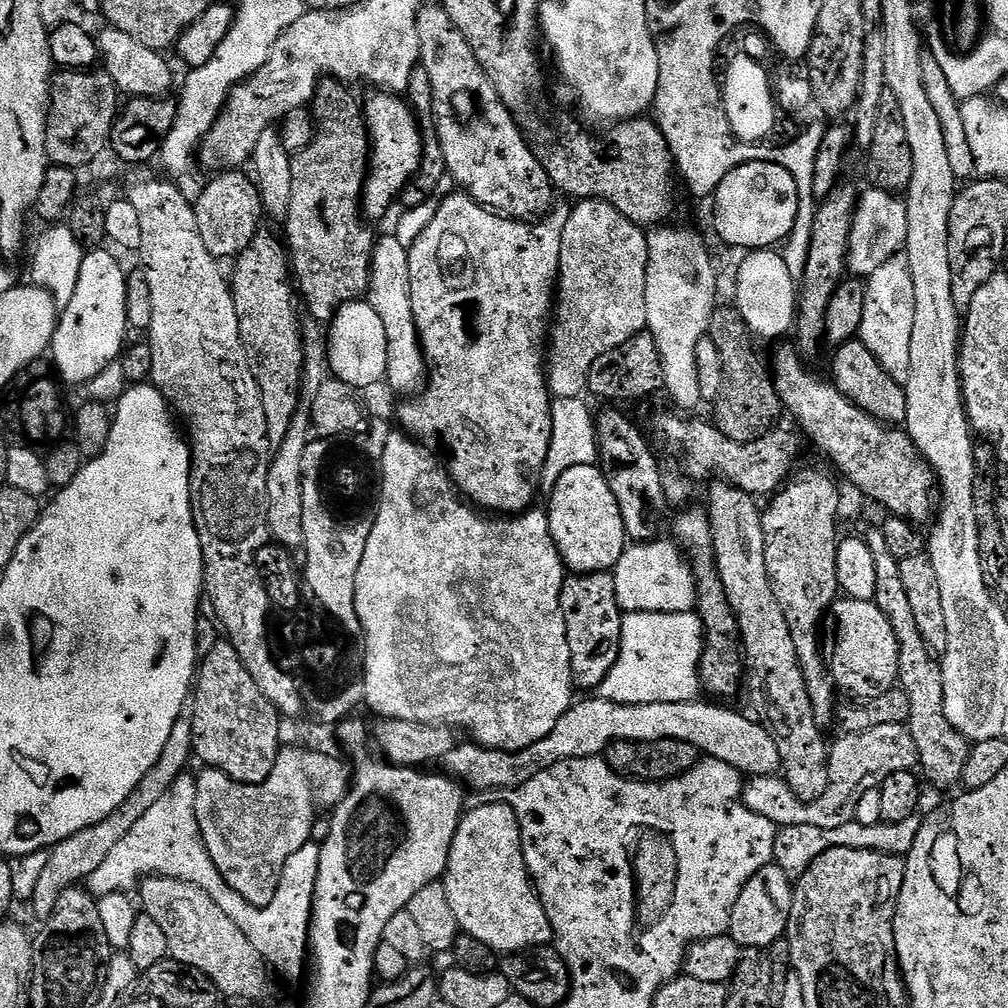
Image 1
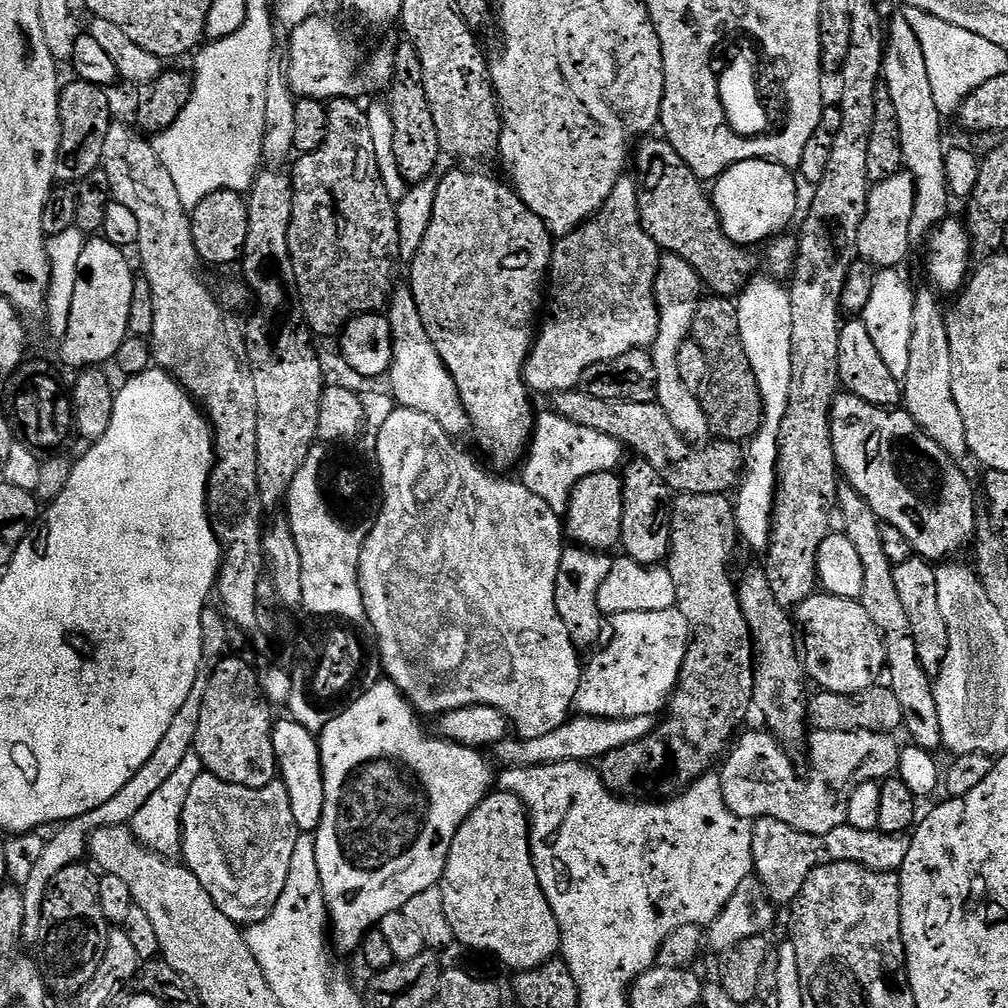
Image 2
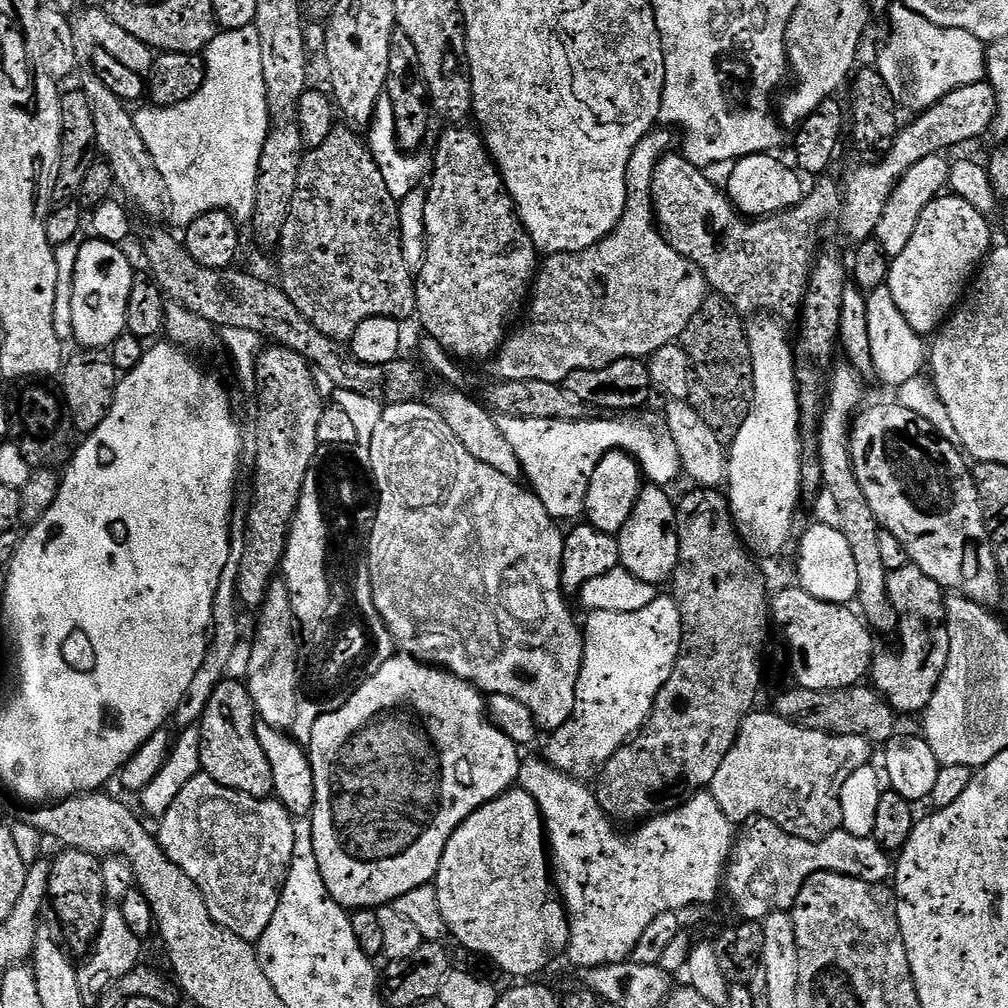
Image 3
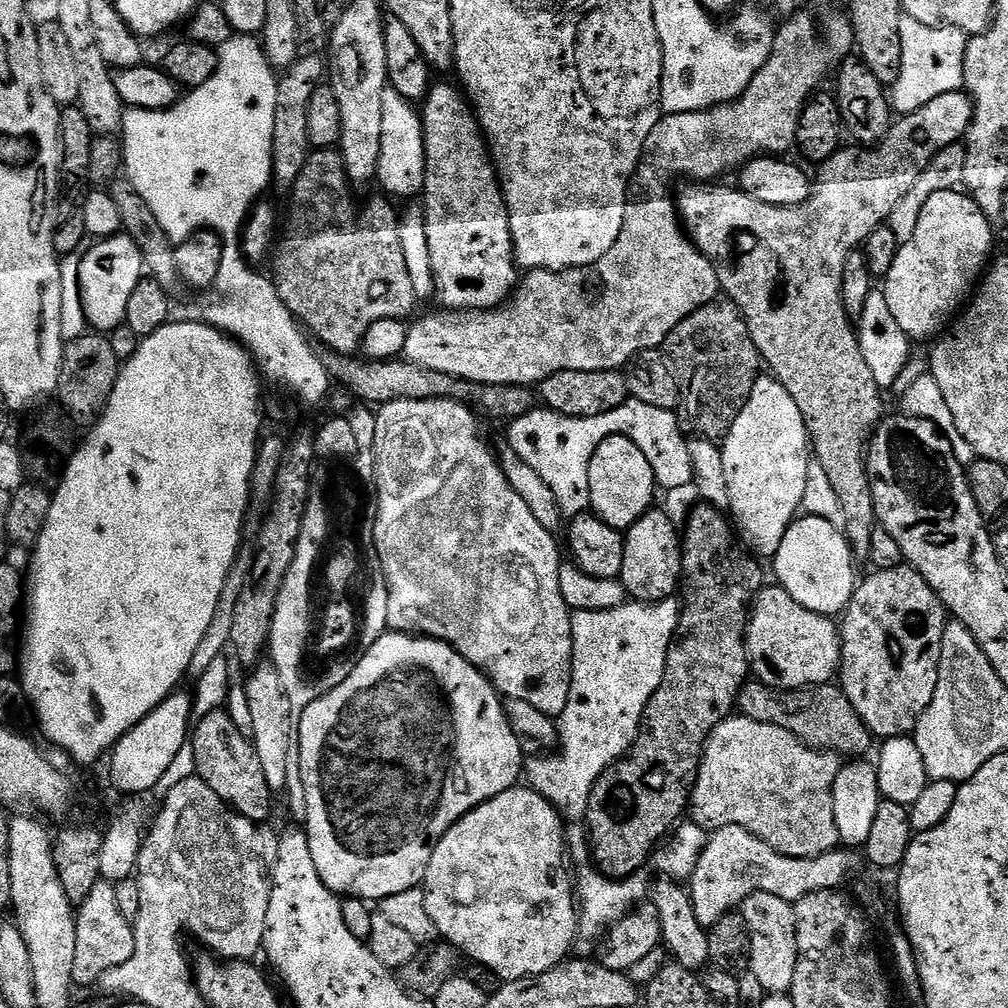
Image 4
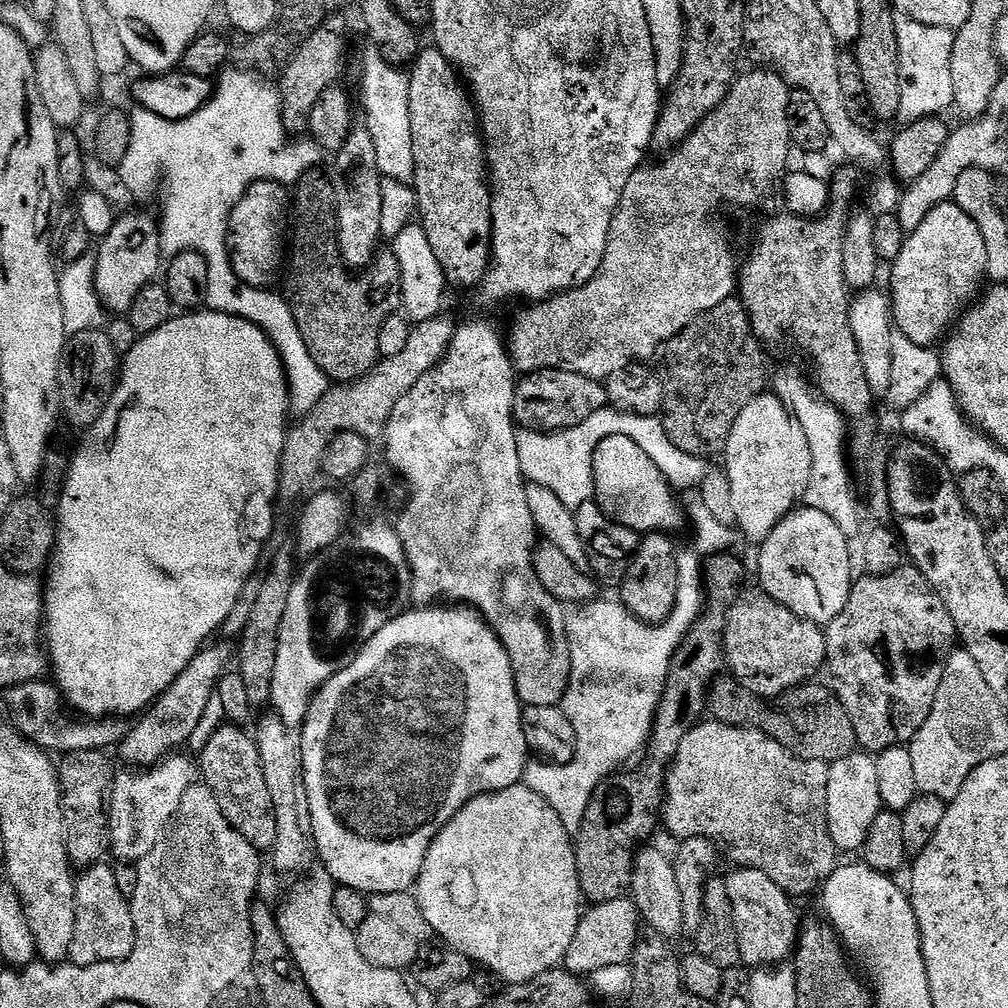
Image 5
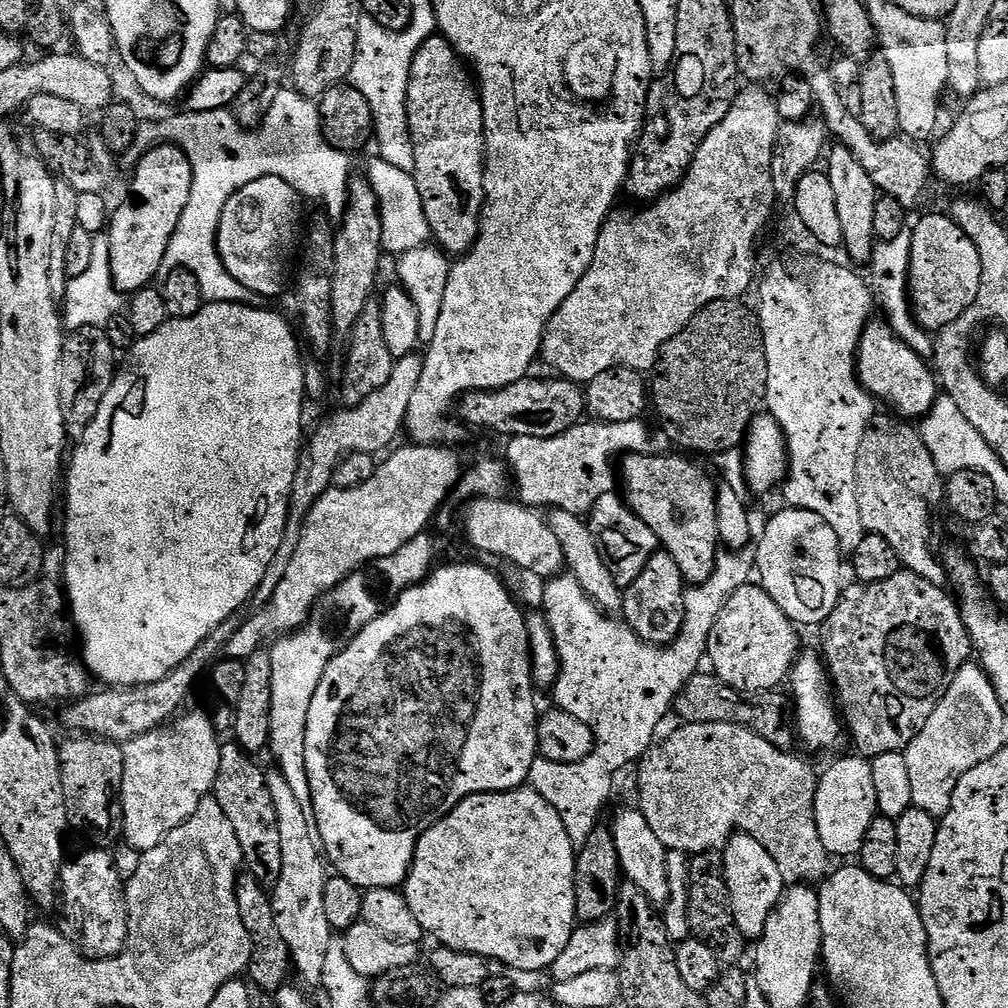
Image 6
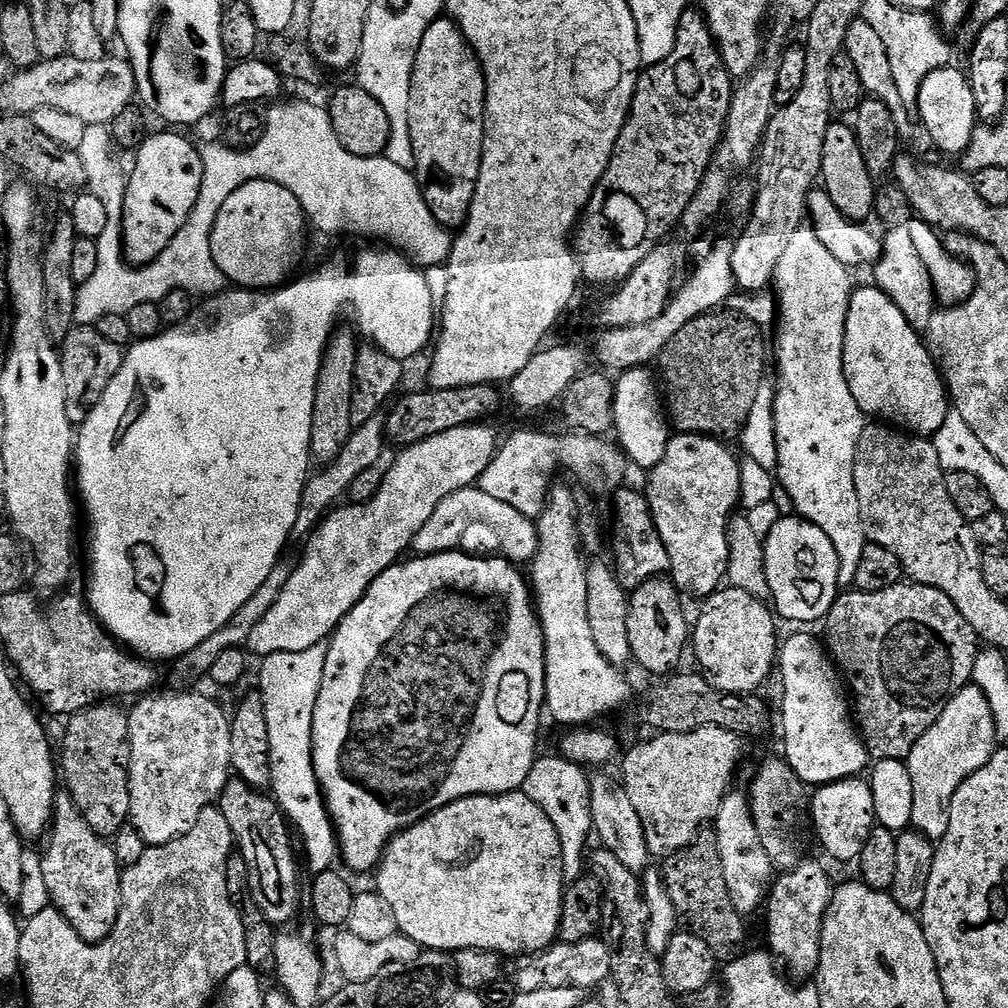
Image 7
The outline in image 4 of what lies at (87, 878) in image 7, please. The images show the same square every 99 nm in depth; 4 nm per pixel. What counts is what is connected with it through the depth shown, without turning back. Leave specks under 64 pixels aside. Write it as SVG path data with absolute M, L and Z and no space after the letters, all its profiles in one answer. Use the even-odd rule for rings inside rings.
M101 882L96 884L94 890L90 890L88 897L78 906L76 937L78 942L74 946L73 985L95 985L102 978L102 974L106 974L106 970L114 970L114 966L122 966L126 962L130 962L130 956L134 954L134 924L133 921L122 918L122 910L118 910L118 894L115 883Z

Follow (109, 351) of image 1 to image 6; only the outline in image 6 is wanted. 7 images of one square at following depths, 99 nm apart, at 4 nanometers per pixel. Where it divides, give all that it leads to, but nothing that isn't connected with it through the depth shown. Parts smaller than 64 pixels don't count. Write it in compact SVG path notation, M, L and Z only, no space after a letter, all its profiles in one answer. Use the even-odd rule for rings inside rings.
M164 142L161 148L152 149L141 162L136 170L136 177L132 180L132 197L121 206L120 209L113 211L110 216L110 223L106 229L106 237L108 236L108 264L106 260L107 271L112 274L112 281L116 283L116 287L125 294L135 294L141 288L147 288L153 283L152 280L156 275L161 275L164 267L164 259L166 258L166 250L170 246L170 242L174 238L174 230L178 230L178 222L182 218L182 214L186 210L186 206L190 202L190 194L192 193L192 163L188 160L188 156L175 143Z

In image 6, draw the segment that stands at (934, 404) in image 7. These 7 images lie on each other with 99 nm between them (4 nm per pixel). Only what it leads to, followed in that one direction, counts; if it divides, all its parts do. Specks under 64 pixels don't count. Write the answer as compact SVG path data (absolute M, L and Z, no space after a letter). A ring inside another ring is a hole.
M868 322L864 327L864 333L860 335L860 346L856 350L856 375L859 379L861 389L872 397L873 401L889 404L891 411L897 417L908 422L919 421L934 406L939 395L938 381L933 369L908 344L903 344L890 329L884 324Z

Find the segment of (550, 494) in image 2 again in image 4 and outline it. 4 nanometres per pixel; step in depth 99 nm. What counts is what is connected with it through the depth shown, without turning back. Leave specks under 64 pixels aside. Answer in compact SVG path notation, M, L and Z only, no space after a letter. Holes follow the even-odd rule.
M629 400L622 406L610 410L606 414L598 414L590 418L577 416L559 416L556 412L547 410L533 410L522 418L511 421L507 425L507 447L513 448L527 462L535 472L543 478L546 486L554 490L554 498L558 500L560 515L564 518L583 516L590 508L590 458L594 450L607 436L625 436L630 438L646 454L646 462L654 470L654 478L661 489L684 488L692 484L692 467L690 466L690 450L686 439L685 429L680 426L680 417L673 410L662 410L658 406L646 406L641 400Z

